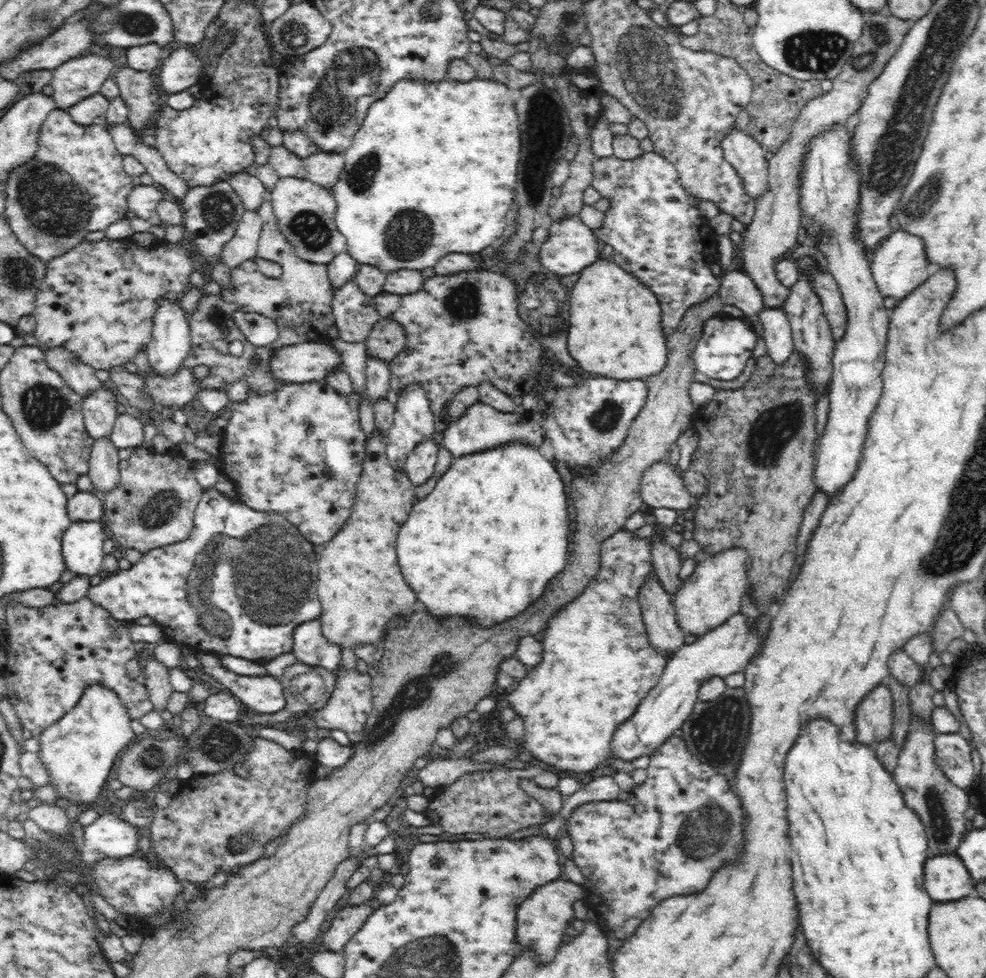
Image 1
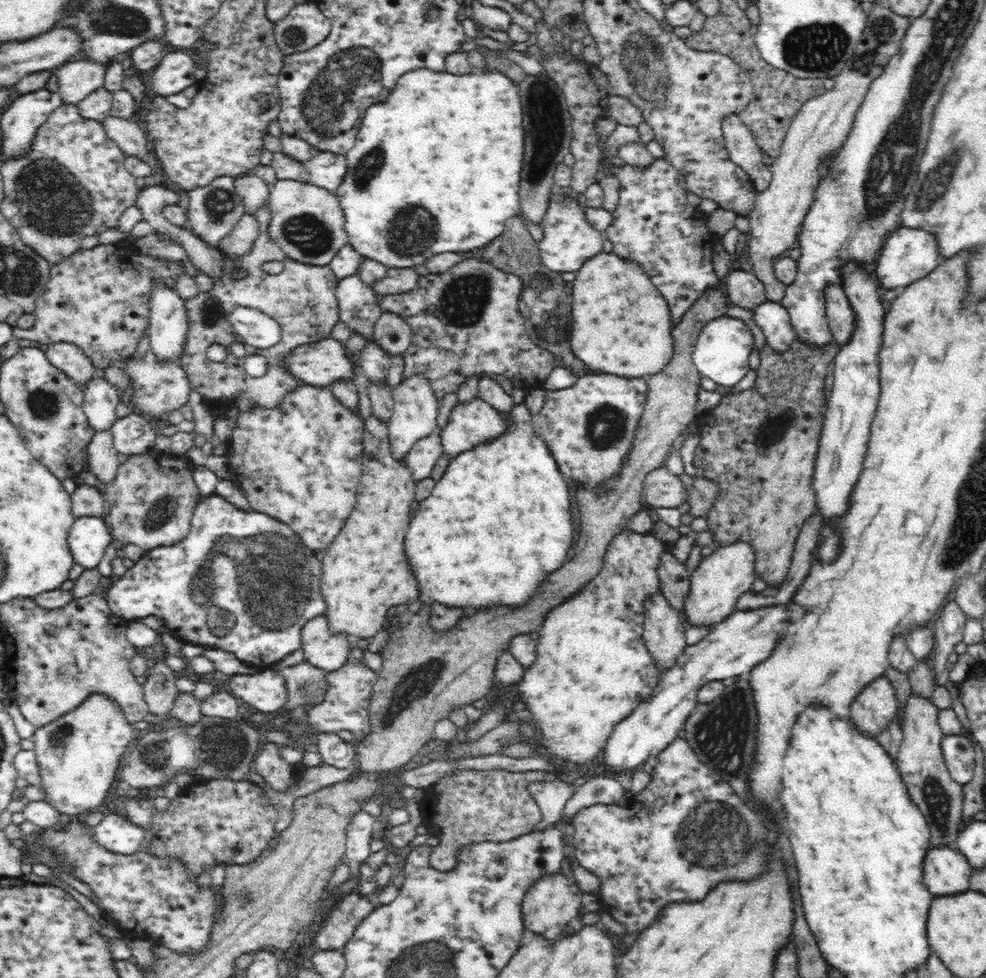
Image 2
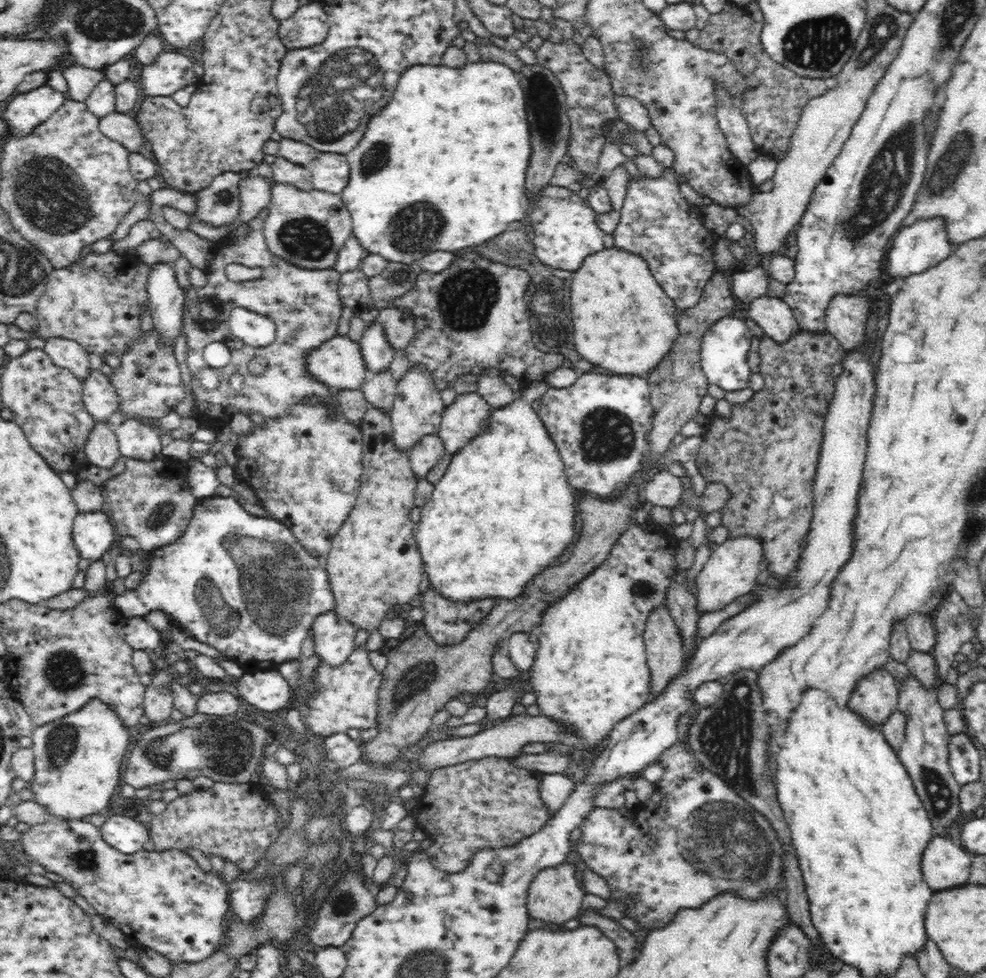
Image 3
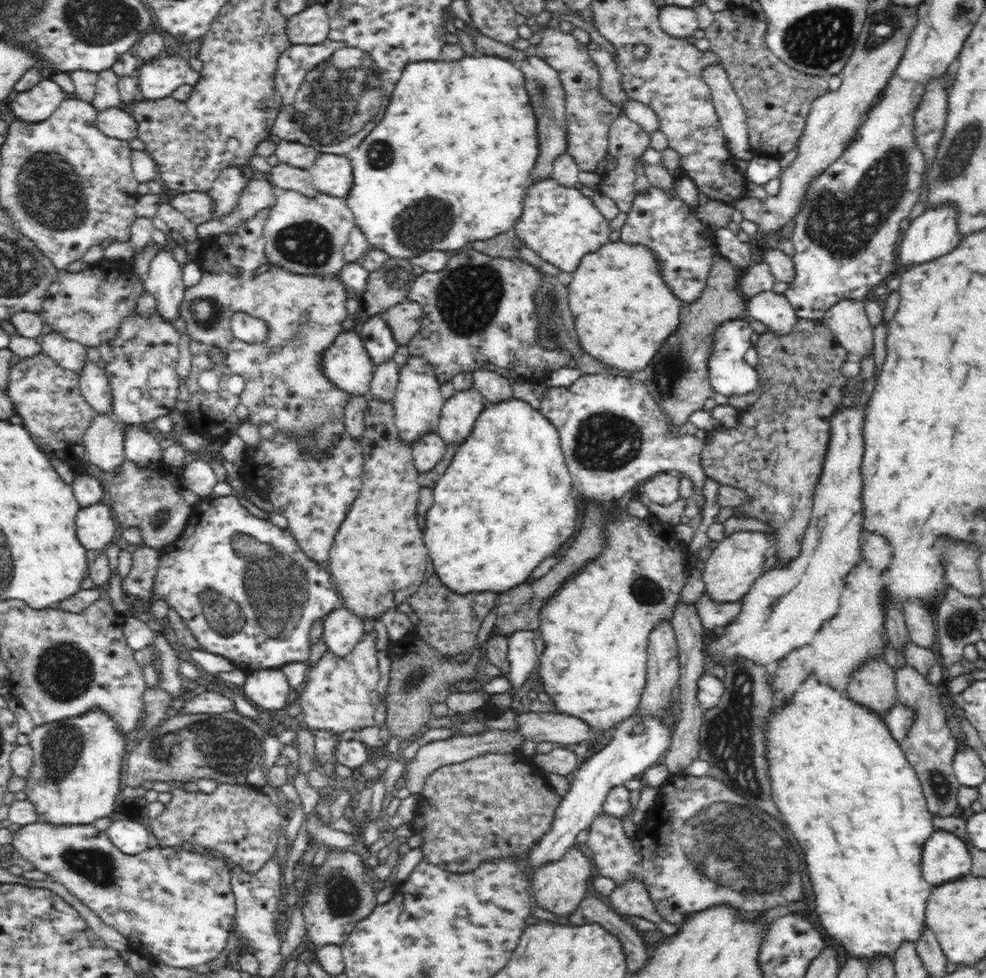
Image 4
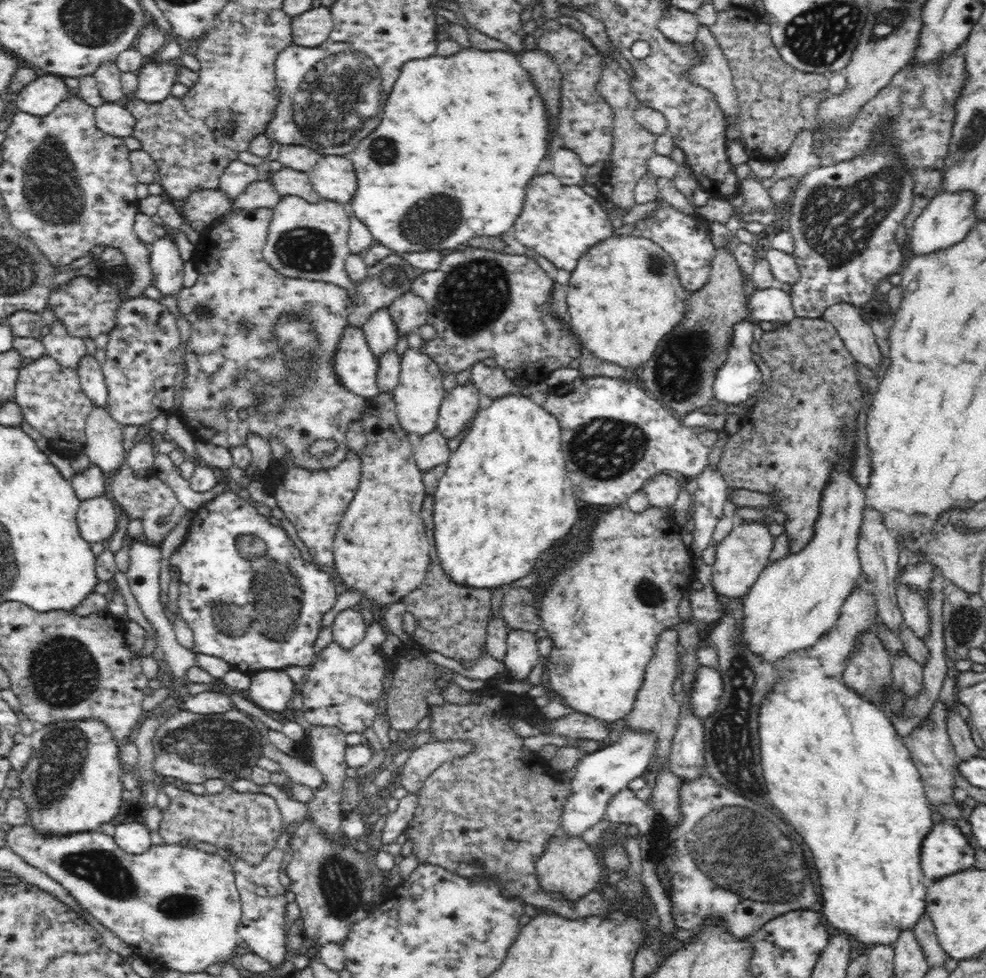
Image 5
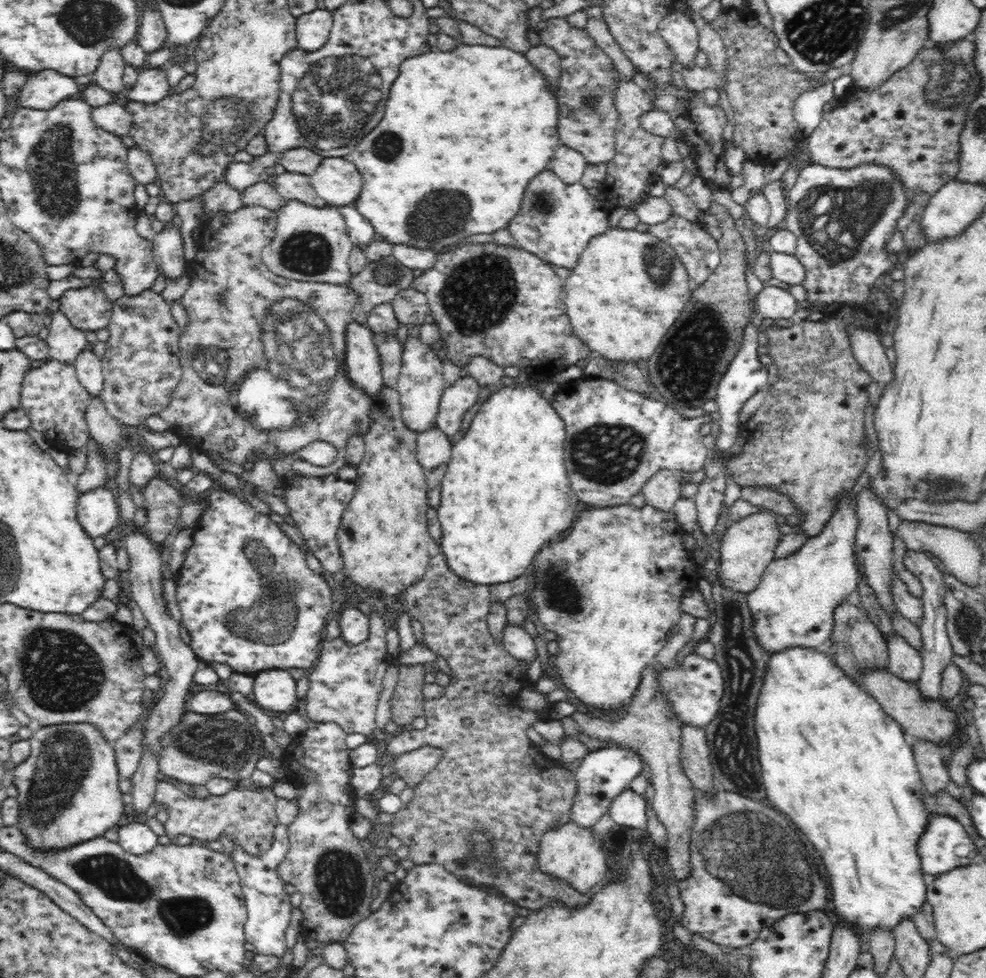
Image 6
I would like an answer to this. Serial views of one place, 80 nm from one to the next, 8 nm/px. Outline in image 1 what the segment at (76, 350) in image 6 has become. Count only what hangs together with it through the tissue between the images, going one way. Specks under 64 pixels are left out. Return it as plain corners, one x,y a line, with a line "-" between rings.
50,348
44,352
44,356
48,366
60,373
64,383
74,393
86,398
102,389
102,382
94,375
96,370
88,364
79,362
66,348

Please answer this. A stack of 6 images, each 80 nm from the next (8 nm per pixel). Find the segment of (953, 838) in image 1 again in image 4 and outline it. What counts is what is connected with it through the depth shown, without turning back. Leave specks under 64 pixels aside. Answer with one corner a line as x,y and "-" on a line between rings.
902,666
894,669
898,705
909,706
915,712
912,728
901,742
902,751
910,766
916,771
916,777
922,786
928,811
932,816
954,816
957,806
957,793
961,788
953,770
954,756
958,743
953,738
944,705
940,700
942,688
930,684
915,668

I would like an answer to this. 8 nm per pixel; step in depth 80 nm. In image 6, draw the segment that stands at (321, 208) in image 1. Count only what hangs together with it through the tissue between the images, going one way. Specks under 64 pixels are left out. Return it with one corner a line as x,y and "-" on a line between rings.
287,200
275,213
275,235
262,249
263,264
271,273
296,281
349,284
352,275
348,260
353,245
338,207
328,204
313,207
302,201

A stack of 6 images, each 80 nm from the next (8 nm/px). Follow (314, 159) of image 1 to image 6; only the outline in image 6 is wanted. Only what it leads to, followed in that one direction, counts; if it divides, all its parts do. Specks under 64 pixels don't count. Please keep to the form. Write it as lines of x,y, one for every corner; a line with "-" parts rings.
323,157
310,178
317,195
336,207
353,205
363,185
359,170
345,157

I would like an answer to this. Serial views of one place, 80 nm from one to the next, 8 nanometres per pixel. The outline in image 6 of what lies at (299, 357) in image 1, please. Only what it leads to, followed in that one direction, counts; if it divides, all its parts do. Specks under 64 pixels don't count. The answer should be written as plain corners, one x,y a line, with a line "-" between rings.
352,321
345,332
344,370
350,383
374,398
384,387
375,335
368,326

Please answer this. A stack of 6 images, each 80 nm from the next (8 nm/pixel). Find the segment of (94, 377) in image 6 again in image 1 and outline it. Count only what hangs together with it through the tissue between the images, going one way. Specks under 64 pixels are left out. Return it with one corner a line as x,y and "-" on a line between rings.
99,389
83,400
82,415
86,432
94,440
109,438
117,417
118,396

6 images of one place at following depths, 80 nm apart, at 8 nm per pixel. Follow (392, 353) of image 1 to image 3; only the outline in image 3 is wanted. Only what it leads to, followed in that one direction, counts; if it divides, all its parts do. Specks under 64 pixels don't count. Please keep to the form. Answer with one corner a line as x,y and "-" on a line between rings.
395,307
380,309
377,322
382,326
386,340
395,350
405,349
414,340
416,319
408,311

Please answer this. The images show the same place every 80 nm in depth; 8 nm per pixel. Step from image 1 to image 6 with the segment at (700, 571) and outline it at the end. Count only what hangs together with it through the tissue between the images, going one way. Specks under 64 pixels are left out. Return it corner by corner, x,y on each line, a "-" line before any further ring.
771,510
754,513
732,522
723,534
719,548
719,567
716,569
719,583
732,592
752,592
760,582
766,567
776,558
774,550
780,542
780,535
786,531
774,519

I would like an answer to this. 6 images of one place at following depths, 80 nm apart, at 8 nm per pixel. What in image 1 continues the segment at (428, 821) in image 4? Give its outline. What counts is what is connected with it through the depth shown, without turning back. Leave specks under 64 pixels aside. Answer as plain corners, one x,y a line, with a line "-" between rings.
543,765
524,769
499,767
490,771
465,773
453,784
438,788
425,814
431,822
441,824
446,834
474,832
488,834
492,839
508,838
512,832
548,821
541,802
521,789
520,782
524,780
531,780
542,789
556,789
560,778
555,771

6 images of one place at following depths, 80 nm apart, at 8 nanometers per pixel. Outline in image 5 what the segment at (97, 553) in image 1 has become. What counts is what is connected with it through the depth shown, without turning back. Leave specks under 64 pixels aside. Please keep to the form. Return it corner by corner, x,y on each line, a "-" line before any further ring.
108,492
90,500
82,500
76,515
80,537
90,544
106,544
116,533
119,514
118,507

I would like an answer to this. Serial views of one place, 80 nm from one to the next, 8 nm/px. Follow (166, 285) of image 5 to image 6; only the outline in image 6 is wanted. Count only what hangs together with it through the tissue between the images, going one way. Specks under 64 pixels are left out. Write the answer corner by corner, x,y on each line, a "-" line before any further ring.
177,222
166,224
151,243
159,273
162,273
166,280
179,280
186,271
187,261
184,257
184,242

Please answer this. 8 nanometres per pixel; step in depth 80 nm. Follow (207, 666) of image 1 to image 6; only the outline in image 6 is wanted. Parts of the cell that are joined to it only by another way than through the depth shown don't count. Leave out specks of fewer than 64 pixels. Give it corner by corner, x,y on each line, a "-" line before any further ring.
275,669
270,671
260,671
253,675
254,700
262,706
268,708
269,713
291,711
292,704
296,702
296,680
290,675
288,670

